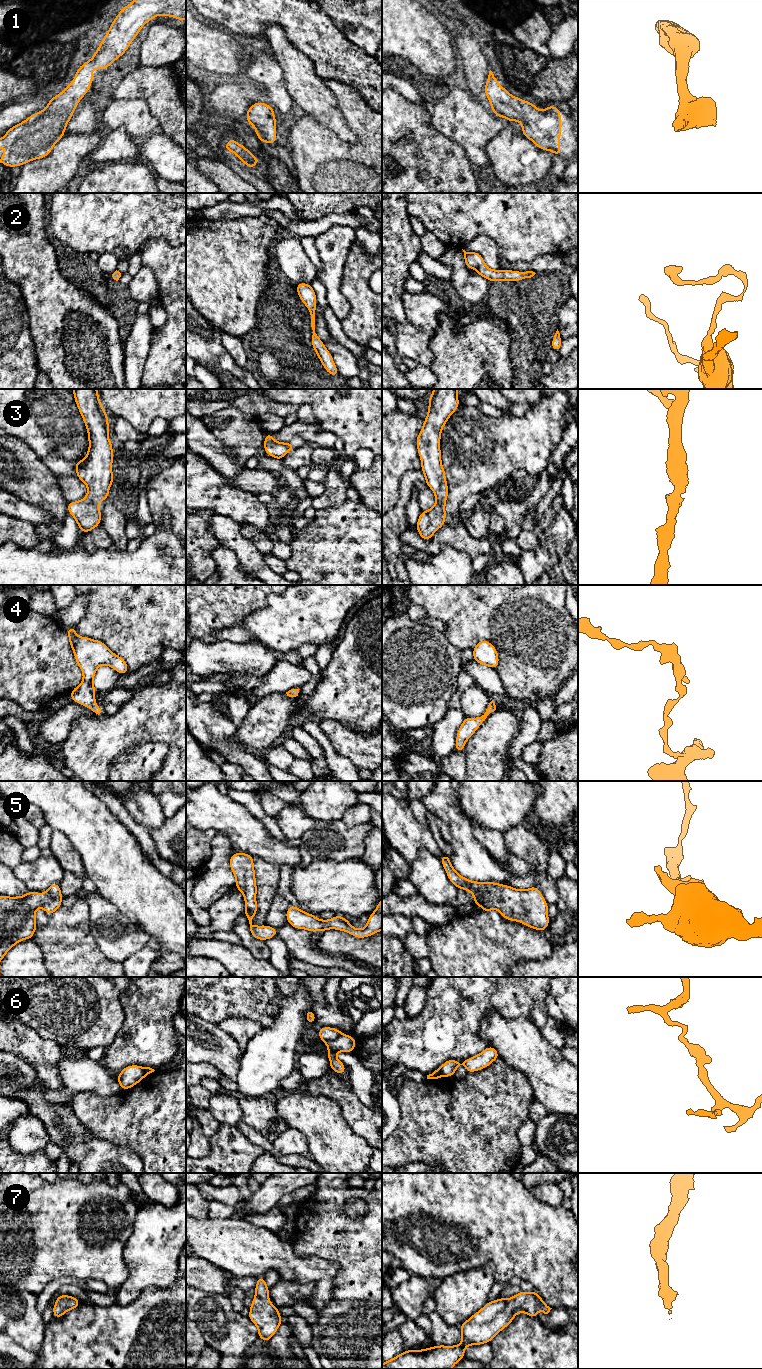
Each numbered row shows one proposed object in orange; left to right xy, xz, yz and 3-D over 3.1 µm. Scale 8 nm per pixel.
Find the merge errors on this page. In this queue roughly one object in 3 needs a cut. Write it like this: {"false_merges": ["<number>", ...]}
{"false_merges": ["6"]}

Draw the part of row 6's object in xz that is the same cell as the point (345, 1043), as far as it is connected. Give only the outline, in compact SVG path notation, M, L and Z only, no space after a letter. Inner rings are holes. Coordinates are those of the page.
M341 1034L334 1040L326 1041L325 1044L329 1048L326 1054L330 1060L330 1069L334 1070L339 1075L343 1075L346 1066L336 1058L336 1052L353 1052L356 1047L355 1038L350 1035Z

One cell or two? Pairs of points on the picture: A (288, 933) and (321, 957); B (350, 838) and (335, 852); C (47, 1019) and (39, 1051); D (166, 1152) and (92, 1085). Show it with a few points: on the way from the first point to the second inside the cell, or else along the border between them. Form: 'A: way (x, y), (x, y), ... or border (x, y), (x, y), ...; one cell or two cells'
A: way (296, 940), (313, 956); one cell
B: way (346, 842), (339, 848); one cell
C: border (23, 1023), (59, 1046); two cells
D: border (120, 1089), (107, 1096), (90, 1095), (81, 1092); two cells

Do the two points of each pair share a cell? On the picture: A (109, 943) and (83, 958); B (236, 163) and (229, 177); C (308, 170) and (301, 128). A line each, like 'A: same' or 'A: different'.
A: different
B: different
C: same

